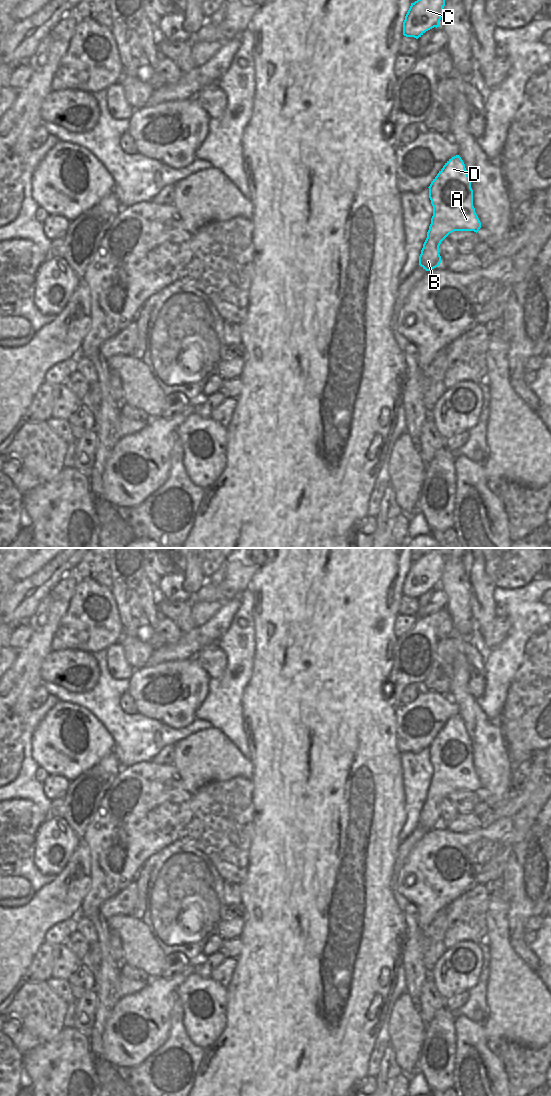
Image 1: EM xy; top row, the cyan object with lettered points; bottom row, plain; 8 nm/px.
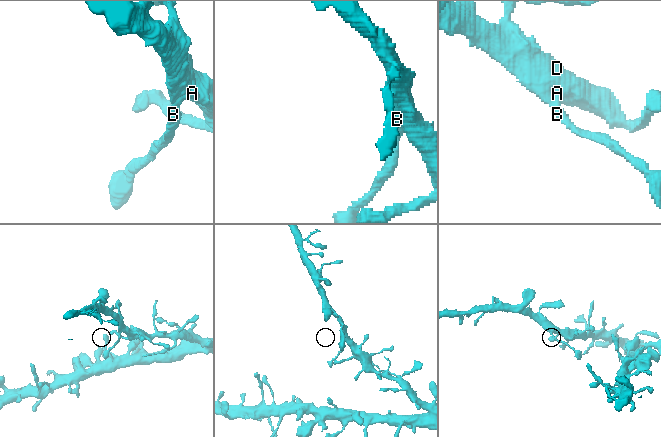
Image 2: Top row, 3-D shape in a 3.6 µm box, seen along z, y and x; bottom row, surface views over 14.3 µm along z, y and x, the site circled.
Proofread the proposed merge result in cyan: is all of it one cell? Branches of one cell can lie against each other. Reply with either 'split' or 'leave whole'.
leave whole

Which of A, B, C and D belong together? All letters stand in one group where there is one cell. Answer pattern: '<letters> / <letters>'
A B C D

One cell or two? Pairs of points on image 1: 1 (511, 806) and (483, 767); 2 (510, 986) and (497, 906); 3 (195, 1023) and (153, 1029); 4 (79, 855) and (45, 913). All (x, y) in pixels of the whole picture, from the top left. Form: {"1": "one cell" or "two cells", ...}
{"1": "two cells", "2": "one cell", "3": "two cells", "4": "one cell"}

